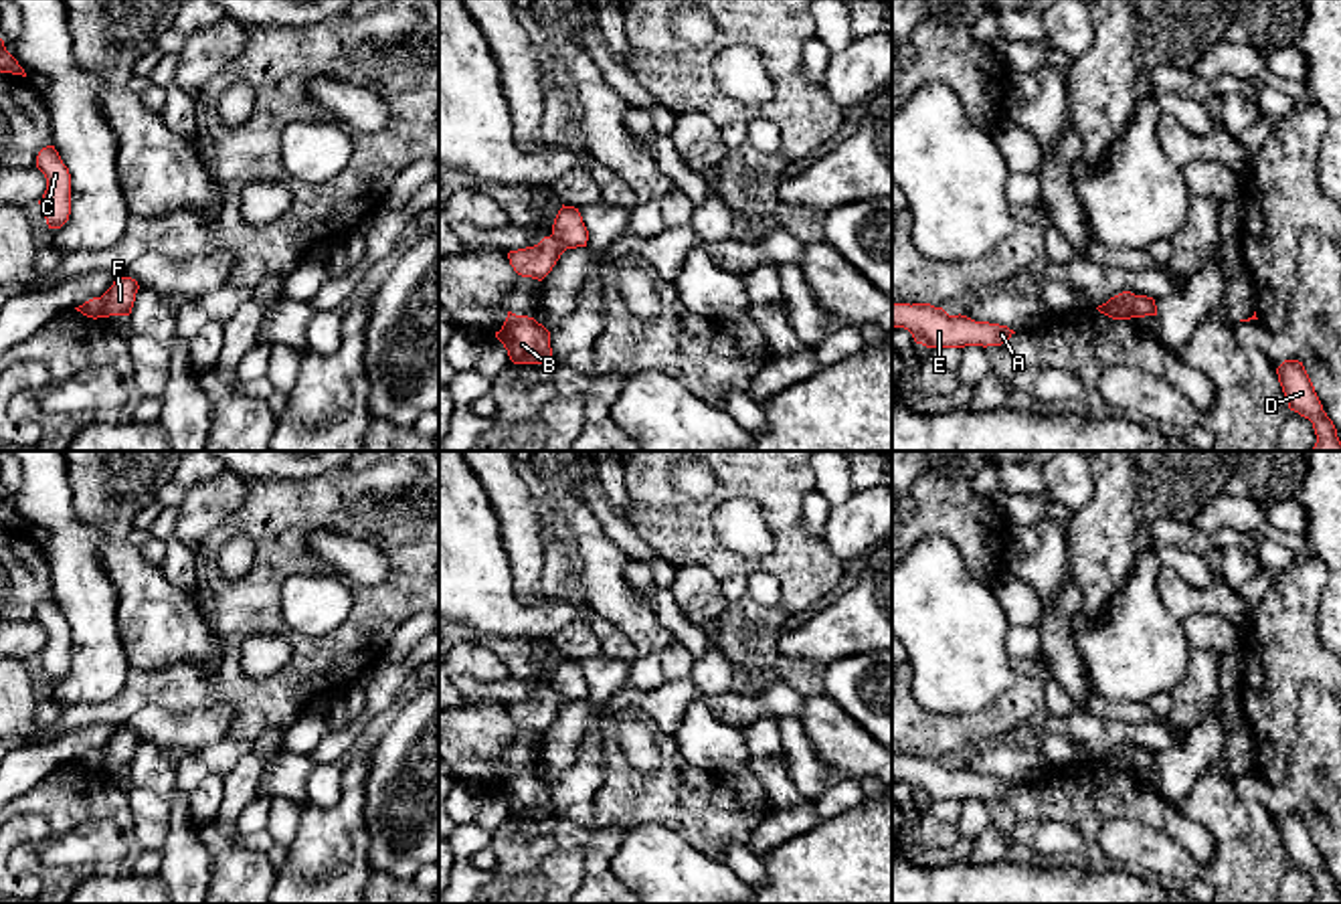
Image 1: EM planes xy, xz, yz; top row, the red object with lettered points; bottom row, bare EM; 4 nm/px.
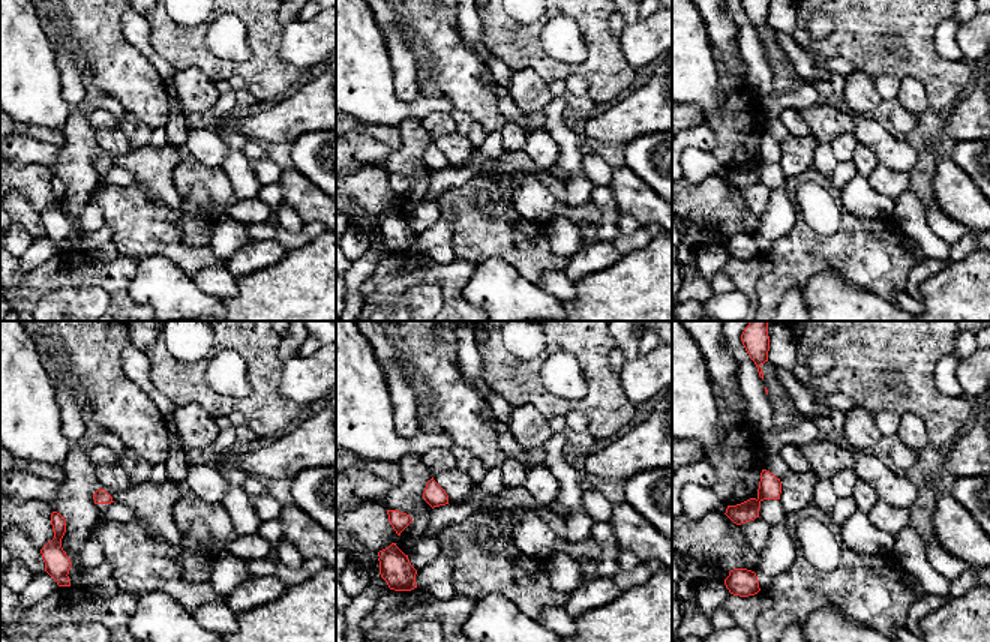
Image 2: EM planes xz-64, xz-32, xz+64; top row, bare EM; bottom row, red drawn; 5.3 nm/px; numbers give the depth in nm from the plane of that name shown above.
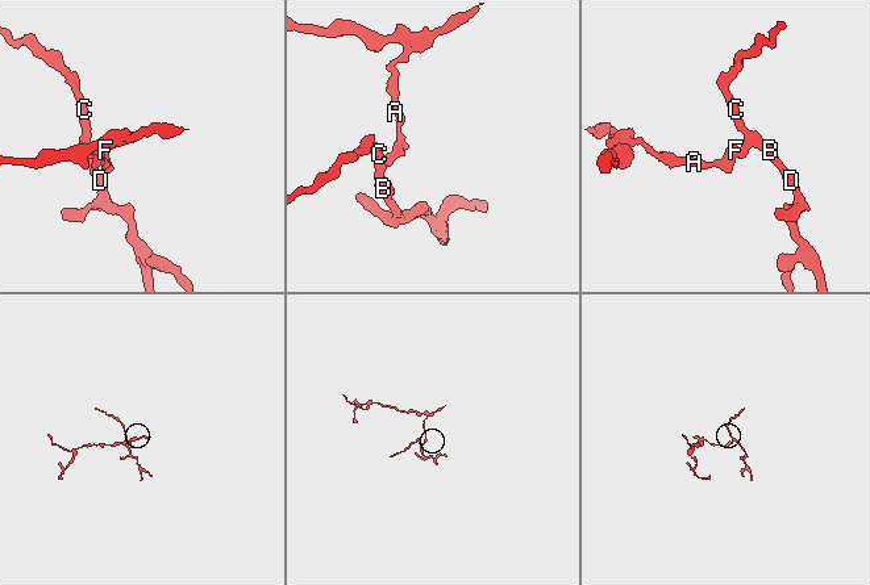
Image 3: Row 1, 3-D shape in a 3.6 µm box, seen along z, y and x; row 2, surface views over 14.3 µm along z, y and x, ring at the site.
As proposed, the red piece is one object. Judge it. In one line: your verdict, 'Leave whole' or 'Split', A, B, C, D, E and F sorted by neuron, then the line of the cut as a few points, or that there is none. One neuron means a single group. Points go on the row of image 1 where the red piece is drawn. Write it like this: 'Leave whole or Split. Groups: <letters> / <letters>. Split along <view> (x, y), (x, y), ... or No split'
Split. Groups: A E F / B C D. Split along yz (1133, 296), (1135, 316)

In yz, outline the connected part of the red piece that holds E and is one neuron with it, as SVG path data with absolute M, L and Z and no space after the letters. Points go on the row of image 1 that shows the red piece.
M892 303L892 328L904 328L926 348L1001 346L1015 332L1007 326L949 315L930 303Z

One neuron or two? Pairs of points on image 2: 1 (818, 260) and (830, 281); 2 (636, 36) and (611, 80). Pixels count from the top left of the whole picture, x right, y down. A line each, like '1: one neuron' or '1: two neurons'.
1: two neurons
2: two neurons

